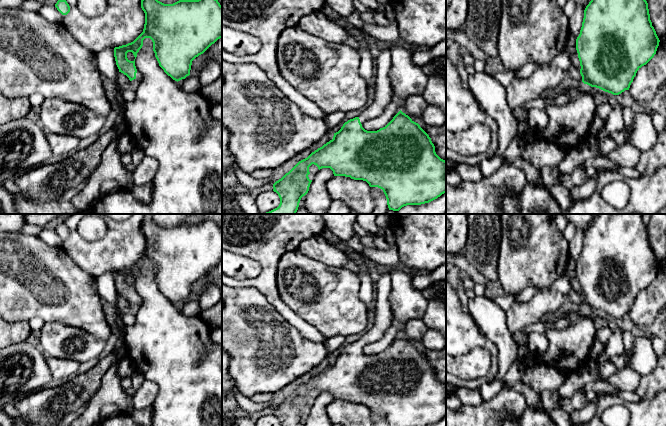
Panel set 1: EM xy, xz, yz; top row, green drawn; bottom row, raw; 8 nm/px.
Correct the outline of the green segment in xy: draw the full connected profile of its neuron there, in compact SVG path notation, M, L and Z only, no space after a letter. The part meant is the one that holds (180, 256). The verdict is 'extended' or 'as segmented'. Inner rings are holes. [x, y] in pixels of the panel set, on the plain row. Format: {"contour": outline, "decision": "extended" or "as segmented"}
{"contour": "M144 214L141 232L145 237L143 256L133 266L114 272L119 296L130 305L142 303L142 298L136 293L135 283L145 262L152 264L159 290L177 306L190 299L192 285L196 281L222 262L222 230L214 221L204 220L198 224L179 224L173 228L164 228L153 220L153 214Z", "decision": "extended"}

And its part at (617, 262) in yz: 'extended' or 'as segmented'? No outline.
extended

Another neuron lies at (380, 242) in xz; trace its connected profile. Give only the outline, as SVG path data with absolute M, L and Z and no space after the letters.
M381 234L370 235L373 239L375 248L380 250L388 250L389 249L389 241L384 238Z

